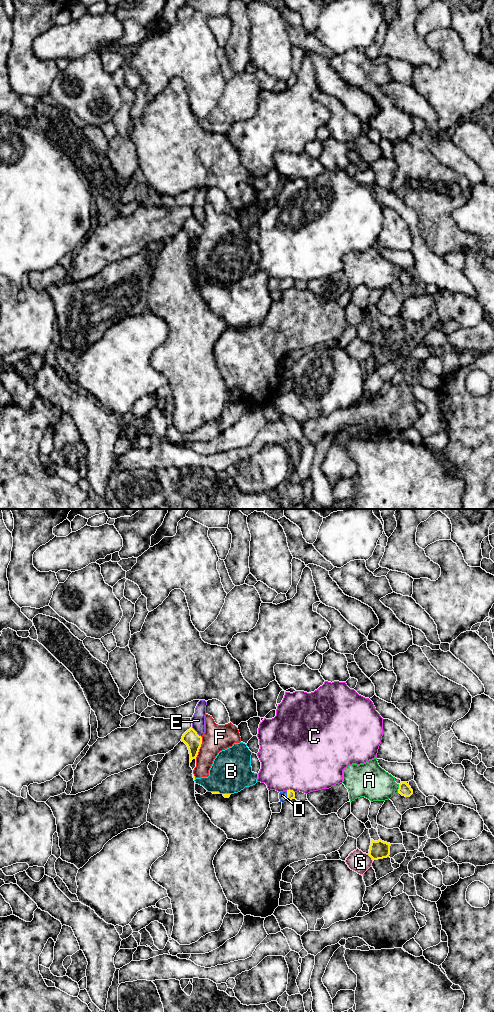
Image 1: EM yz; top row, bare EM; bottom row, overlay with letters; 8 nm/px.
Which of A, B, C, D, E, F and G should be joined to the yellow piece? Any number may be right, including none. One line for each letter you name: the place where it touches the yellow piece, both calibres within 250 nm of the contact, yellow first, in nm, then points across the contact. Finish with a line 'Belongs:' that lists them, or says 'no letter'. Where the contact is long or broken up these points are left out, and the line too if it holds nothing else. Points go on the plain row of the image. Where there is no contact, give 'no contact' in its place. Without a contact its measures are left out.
D: contact yz (287, 283); calibres 60 and 60 nm; way yz (290, 281), (287, 283), (282, 283)
Belongs: D

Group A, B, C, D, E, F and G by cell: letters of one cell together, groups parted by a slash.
A / B F / C / D / E / G

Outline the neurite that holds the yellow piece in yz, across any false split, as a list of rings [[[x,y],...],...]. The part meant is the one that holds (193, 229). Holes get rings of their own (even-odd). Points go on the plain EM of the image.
[[[190,216],[183,222],[181,229],[184,230],[188,235],[191,251],[192,248],[196,247],[198,243],[202,232],[202,225],[199,224],[193,216]]]

